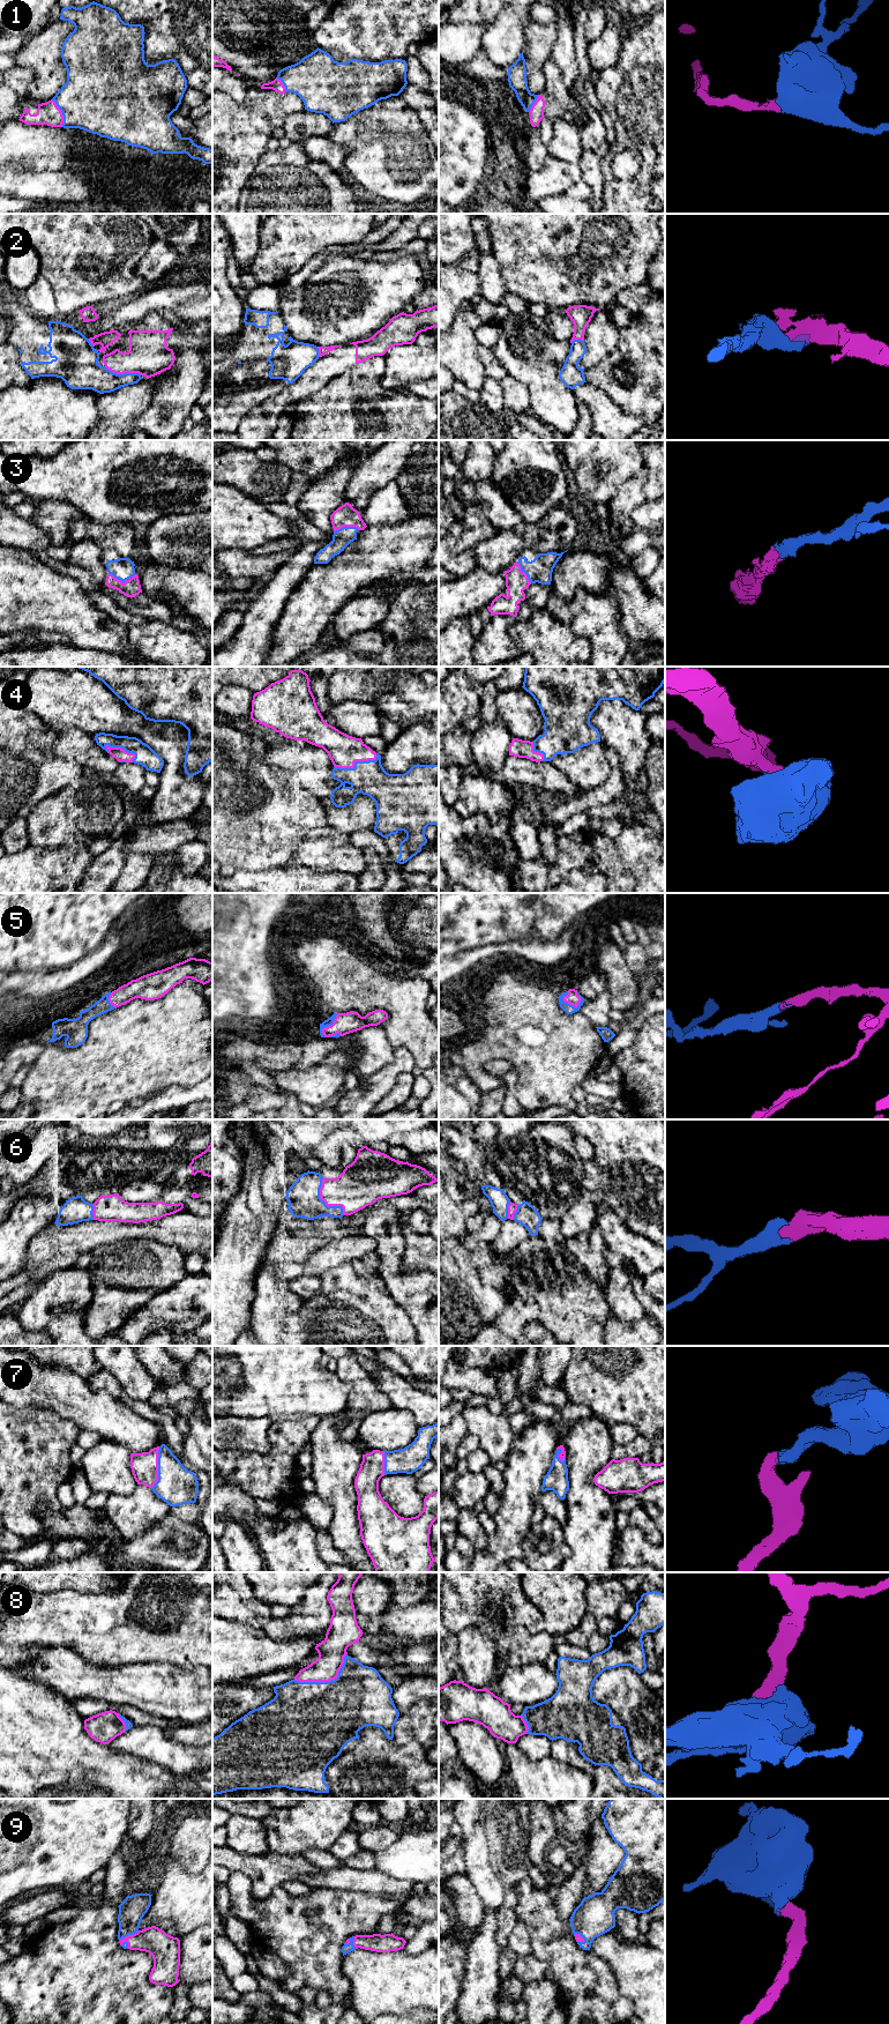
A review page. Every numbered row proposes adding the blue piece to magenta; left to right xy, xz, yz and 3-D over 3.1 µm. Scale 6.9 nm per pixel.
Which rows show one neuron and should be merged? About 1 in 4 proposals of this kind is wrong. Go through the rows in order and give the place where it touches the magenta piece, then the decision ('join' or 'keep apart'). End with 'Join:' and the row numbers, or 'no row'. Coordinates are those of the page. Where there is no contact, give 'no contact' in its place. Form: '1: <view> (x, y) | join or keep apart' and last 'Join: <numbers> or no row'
1: xy (61, 112) | join
2: xy (122, 373) | keep apart
3: xy (121, 581) | join
4: xz (356, 760) | join
5: yz (572, 1004) | join
6: xz (325, 1202) | join
7: xy (157, 1467) | join
8: xz (326, 1681) | join
9: xy (128, 1935) | join
Join: 1, 3, 4, 5, 6, 7, 8, 9

